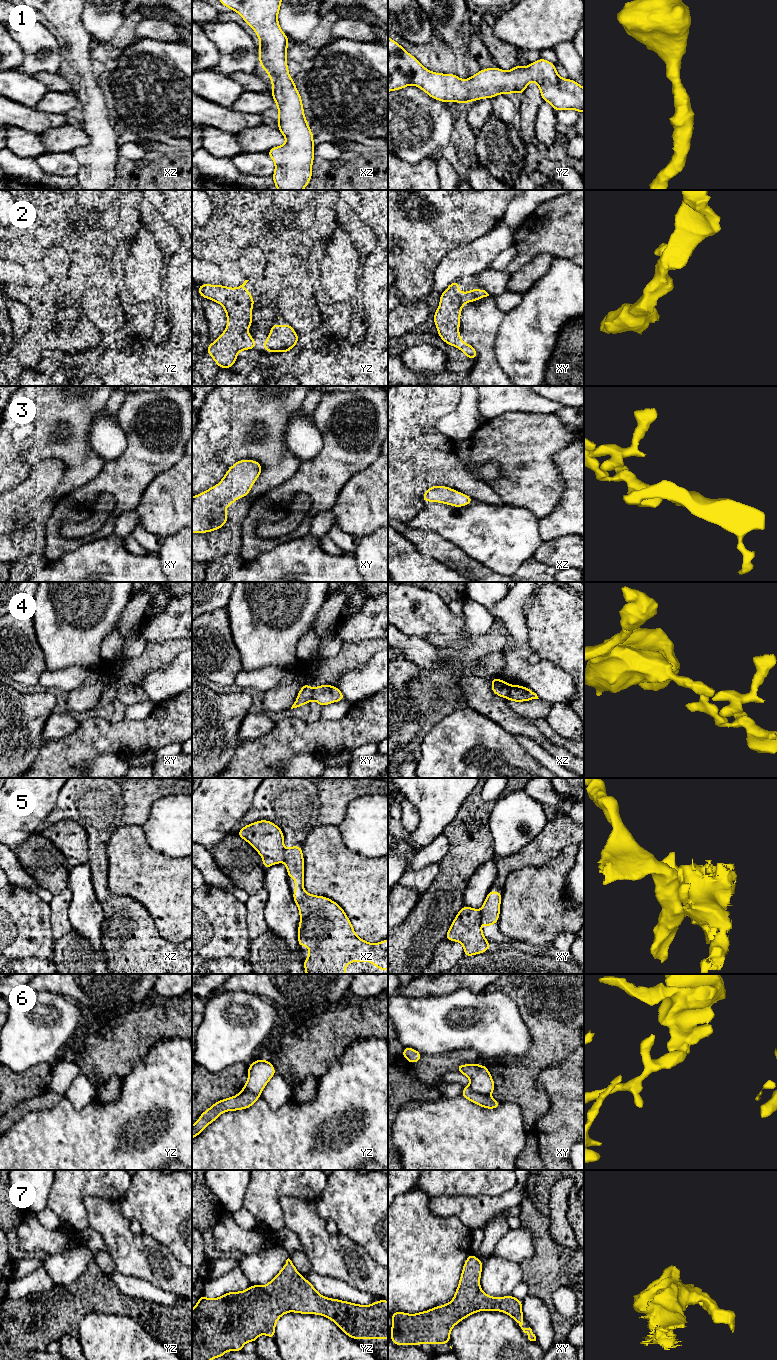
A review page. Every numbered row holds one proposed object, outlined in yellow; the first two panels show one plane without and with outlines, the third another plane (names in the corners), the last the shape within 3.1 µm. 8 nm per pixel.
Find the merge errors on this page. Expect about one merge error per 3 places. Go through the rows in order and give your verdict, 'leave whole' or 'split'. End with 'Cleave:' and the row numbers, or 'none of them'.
1: leave whole
2: leave whole
3: leave whole
4: split
5: split
6: split
7: leave whole
Cleave: 4, 5, 6

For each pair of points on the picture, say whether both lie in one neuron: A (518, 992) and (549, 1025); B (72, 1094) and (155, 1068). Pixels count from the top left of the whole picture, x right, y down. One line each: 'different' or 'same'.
A: same
B: different

